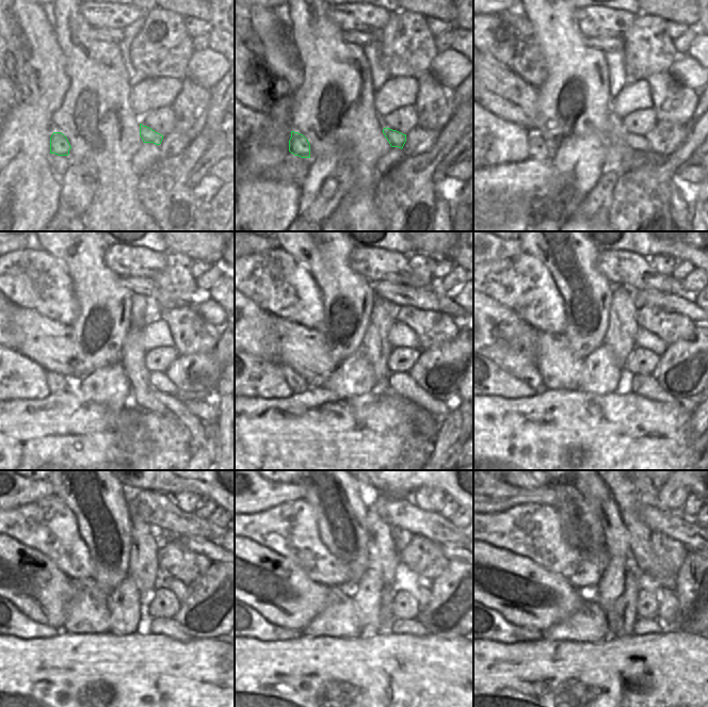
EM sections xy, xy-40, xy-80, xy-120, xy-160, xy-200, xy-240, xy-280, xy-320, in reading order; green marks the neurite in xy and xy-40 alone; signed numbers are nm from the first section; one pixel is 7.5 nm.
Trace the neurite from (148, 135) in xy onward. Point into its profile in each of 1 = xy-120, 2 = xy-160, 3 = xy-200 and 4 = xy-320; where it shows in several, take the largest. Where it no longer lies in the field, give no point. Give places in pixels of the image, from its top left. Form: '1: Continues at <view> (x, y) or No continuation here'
1: Continues at xy-120 (160, 382)
2: Continues at xy-160 (401, 384)
3: Continues at xy-200 (645, 386)
4: Continues at xy-320 (642, 626).

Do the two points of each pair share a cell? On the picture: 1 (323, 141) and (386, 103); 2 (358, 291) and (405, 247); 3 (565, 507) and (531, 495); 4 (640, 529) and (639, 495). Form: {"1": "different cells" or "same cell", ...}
{"1": "different cells", "2": "different cells", "3": "different cells", "4": "same cell"}

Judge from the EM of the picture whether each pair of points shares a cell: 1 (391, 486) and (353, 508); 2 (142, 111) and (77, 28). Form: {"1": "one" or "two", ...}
{"1": "two", "2": "two"}

